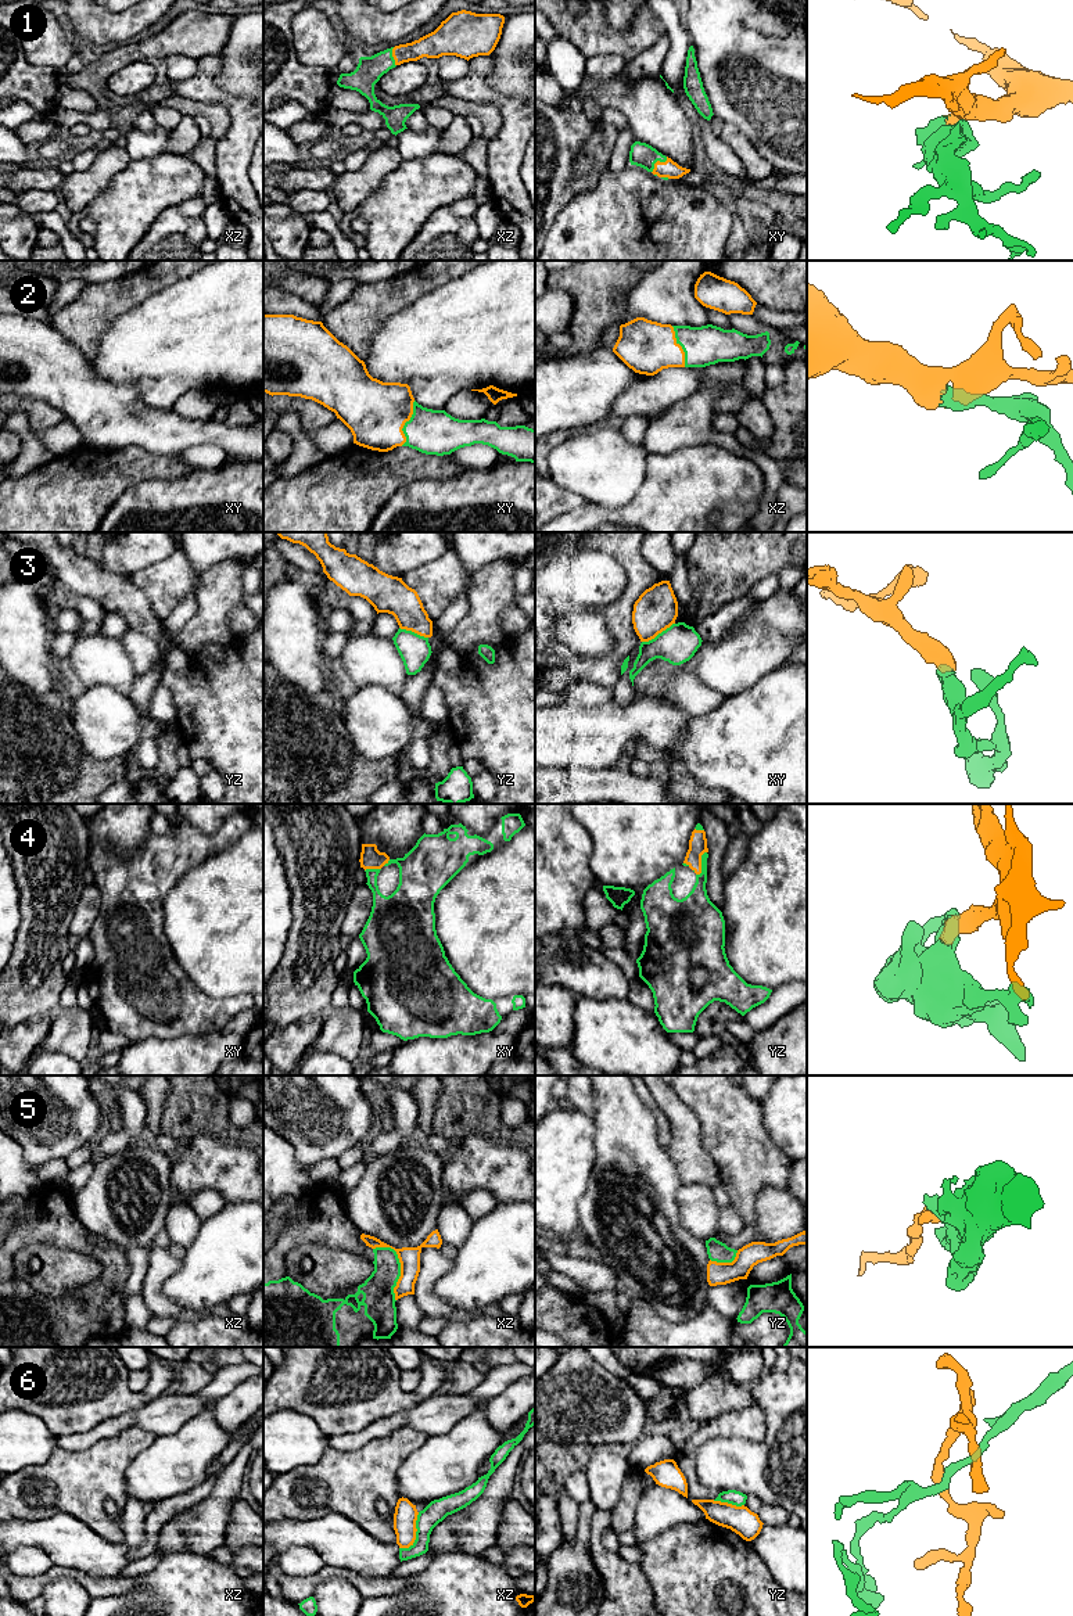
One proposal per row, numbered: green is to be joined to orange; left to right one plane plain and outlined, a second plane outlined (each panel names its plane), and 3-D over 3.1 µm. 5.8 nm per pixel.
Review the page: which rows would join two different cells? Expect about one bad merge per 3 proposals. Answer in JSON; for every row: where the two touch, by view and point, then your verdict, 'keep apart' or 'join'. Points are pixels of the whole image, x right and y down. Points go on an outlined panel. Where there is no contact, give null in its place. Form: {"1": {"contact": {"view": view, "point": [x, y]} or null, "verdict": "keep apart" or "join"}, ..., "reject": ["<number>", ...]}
{"1": {"contact": {"view": "xy", "point": [657, 161]}, "verdict": "join"}, "2": {"contact": {"view": "xy", "point": [405, 422]}, "verdict": "join"}, "3": {"contact": {"view": "xy", "point": [657, 634]}, "verdict": "keep apart"}, "4": {"contact": {"view": "yz", "point": [700, 864]}, "verdict": "join"}, "5": {"contact": {"view": "xz", "point": [401, 1267]}, "verdict": "keep apart"}, "6": {"contact": {"view": "xz", "point": [415, 1534]}, "verdict": "keep apart"}, "reject": ["3", "5", "6"]}

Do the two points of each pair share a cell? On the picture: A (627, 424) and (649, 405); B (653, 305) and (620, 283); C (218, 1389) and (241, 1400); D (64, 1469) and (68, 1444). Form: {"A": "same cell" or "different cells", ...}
{"A": "different cells", "B": "different cells", "C": "different cells", "D": "different cells"}

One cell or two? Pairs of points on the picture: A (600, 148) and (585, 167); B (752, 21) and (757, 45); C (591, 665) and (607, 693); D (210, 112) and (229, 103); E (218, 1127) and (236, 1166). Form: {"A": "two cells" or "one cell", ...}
{"A": "one cell", "B": "two cells", "C": "two cells", "D": "two cells", "E": "two cells"}

